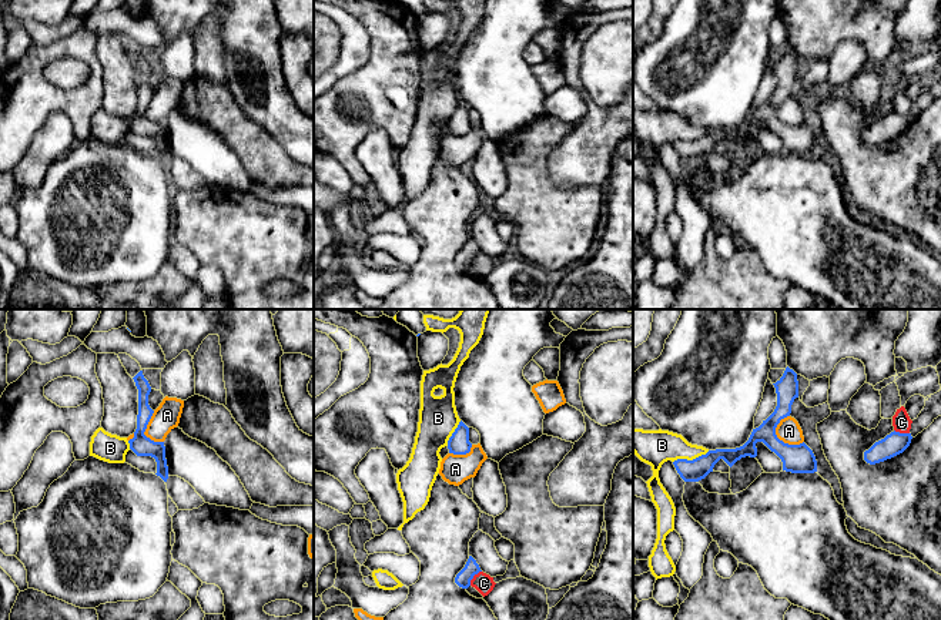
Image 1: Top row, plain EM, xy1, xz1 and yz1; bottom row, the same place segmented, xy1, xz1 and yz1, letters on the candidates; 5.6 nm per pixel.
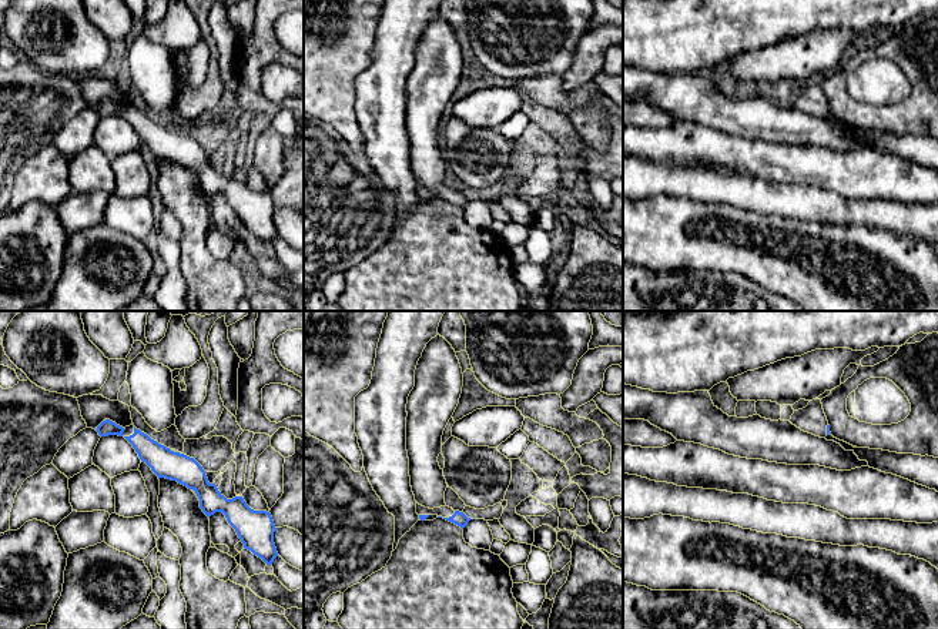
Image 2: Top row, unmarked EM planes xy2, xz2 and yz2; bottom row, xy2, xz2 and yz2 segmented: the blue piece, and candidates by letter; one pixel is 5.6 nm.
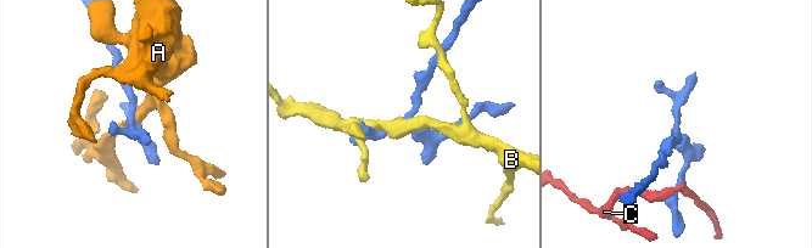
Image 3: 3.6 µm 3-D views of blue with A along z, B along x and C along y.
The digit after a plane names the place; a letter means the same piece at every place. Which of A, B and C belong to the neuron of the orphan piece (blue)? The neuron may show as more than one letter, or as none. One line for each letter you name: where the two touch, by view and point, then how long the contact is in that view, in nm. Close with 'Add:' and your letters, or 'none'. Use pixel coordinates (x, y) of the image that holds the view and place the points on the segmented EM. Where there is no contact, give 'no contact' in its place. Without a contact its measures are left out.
Add: none

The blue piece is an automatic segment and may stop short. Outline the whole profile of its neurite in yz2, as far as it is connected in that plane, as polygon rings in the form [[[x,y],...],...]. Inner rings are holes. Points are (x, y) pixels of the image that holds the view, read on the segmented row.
[[[813,399],[803,409],[794,411],[790,422],[804,432],[820,438],[830,435],[830,425],[823,409],[821,399]]]

